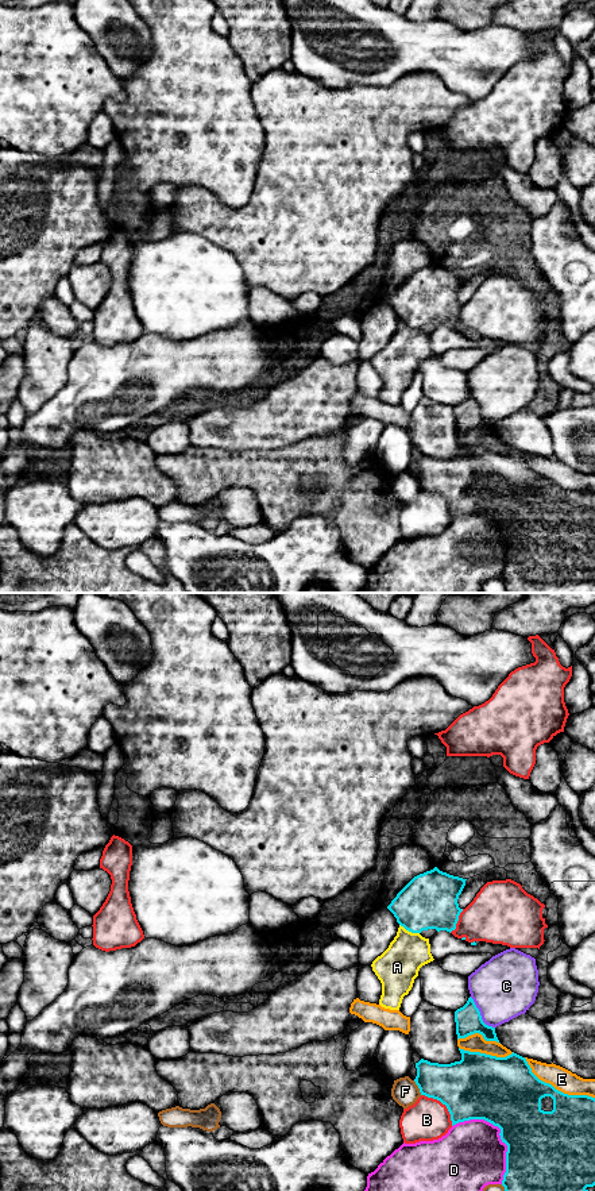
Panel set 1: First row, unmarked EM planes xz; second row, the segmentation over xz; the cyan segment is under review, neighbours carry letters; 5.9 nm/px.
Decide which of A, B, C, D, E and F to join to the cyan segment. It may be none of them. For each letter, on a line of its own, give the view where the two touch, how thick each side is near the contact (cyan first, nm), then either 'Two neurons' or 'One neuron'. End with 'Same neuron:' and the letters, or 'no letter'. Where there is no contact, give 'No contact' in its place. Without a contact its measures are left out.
A: Touches cyan in xz. Thickness 340 nm (cyan) against 240 nm. Two neurons
B: Touches cyan in xz. Thickness 380 nm (cyan) against 240 nm. Two neurons
C: Touches cyan in xz. Thickness 160 nm (cyan) against 380 nm. Two neurons
D: Touches cyan in xz. Thickness 400 nm (cyan) against 400 nm. Two neurons
E: Touches cyan in xz. Thickness 340 nm (cyan) against 140 nm. Two neurons
F: Touches cyan in xz. Thickness 300 nm (cyan) against 160 nm. Two neurons
Same neuron: no letter

